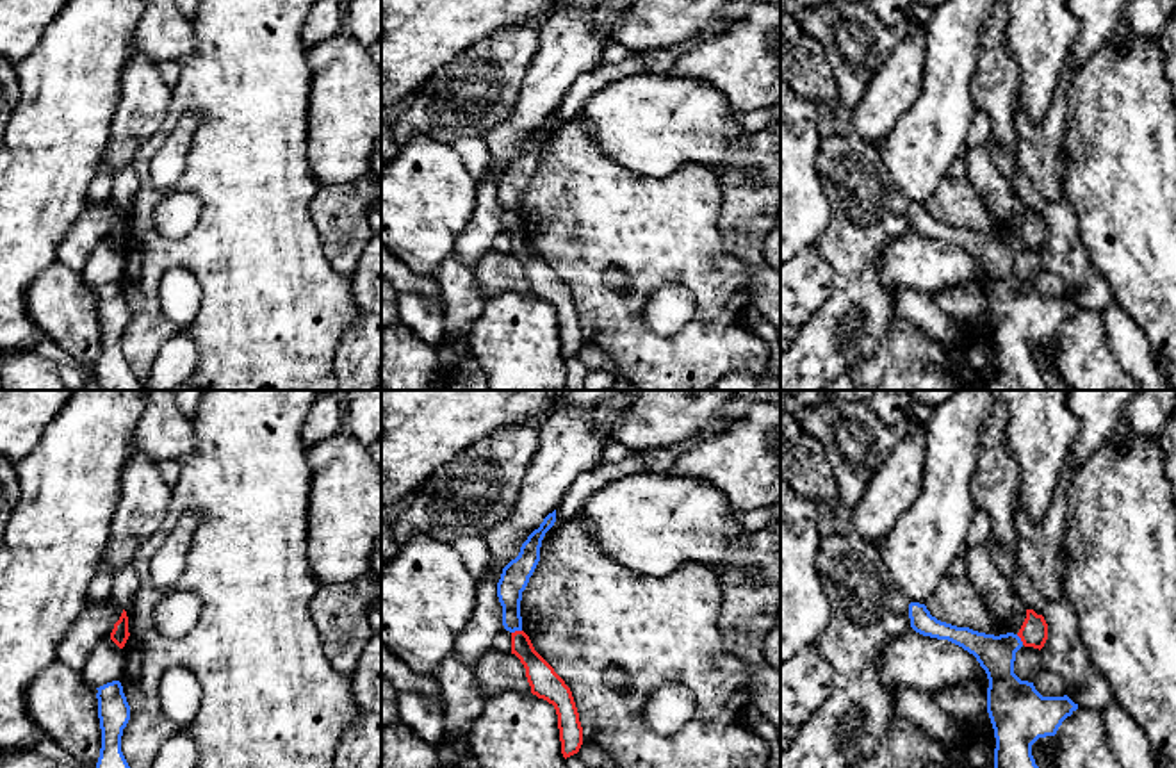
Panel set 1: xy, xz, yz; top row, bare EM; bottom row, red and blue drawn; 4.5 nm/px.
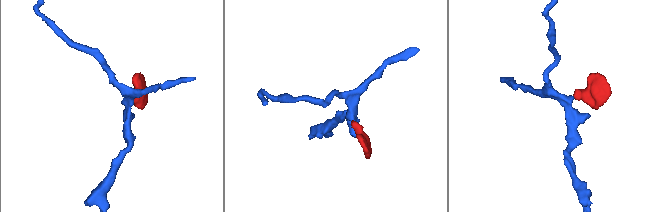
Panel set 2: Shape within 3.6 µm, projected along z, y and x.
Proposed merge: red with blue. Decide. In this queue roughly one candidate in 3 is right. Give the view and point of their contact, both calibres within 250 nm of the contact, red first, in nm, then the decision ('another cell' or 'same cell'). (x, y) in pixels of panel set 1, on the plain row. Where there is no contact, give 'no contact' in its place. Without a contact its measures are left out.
xz (515, 232) | 130/130 nm | another cell

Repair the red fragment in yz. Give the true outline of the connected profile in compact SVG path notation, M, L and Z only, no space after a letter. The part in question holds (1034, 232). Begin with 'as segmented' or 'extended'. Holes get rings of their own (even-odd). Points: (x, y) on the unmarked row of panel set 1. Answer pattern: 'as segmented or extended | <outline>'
as segmented | M1026 210L1026 219L1017 233L1025 248L1042 249L1048 241L1048 225L1042 216Z

